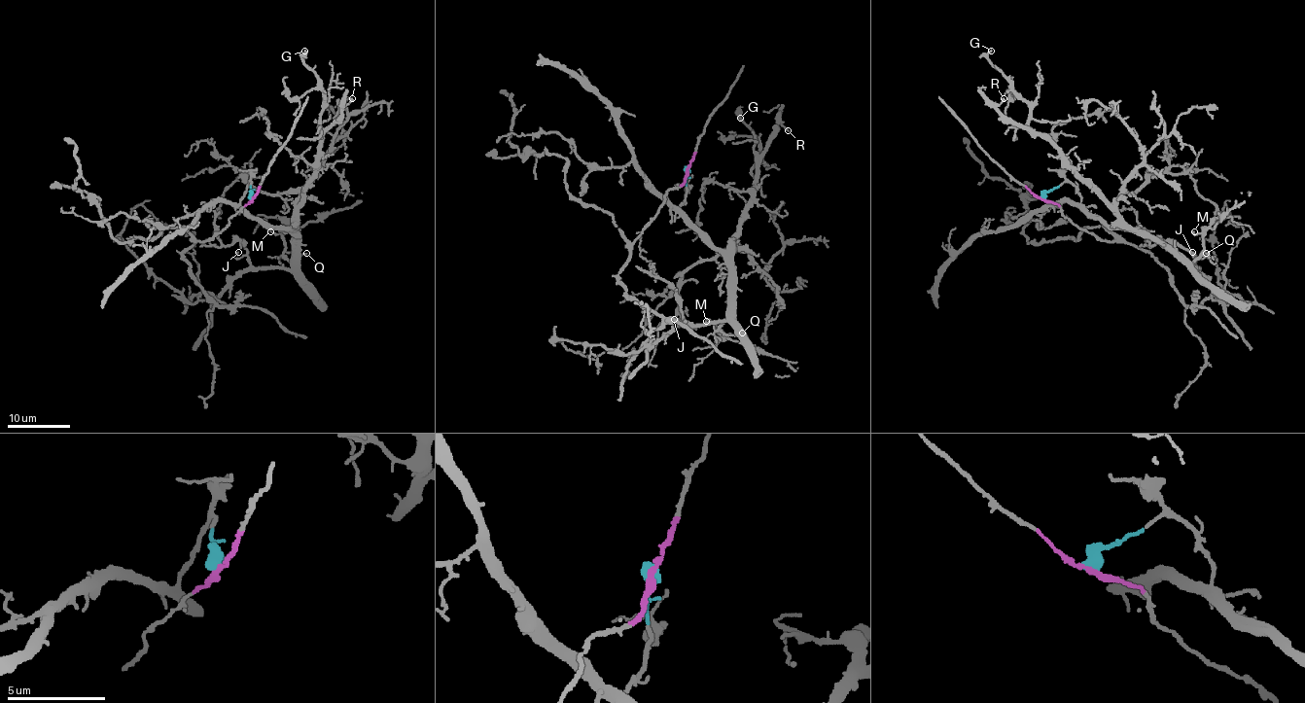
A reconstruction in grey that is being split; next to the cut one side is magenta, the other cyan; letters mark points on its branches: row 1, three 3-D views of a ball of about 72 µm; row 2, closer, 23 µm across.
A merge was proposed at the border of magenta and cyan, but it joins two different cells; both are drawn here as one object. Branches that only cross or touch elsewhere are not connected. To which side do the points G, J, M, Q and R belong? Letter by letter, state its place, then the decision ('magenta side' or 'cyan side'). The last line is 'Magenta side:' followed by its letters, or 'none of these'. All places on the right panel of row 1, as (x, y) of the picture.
G: at (991, 51); cyan side
J: at (1192, 252); cyan side
M: at (1194, 231); cyan side
Q: at (1206, 253); cyan side
R: at (1004, 98); cyan side
Magenta side: none of these

